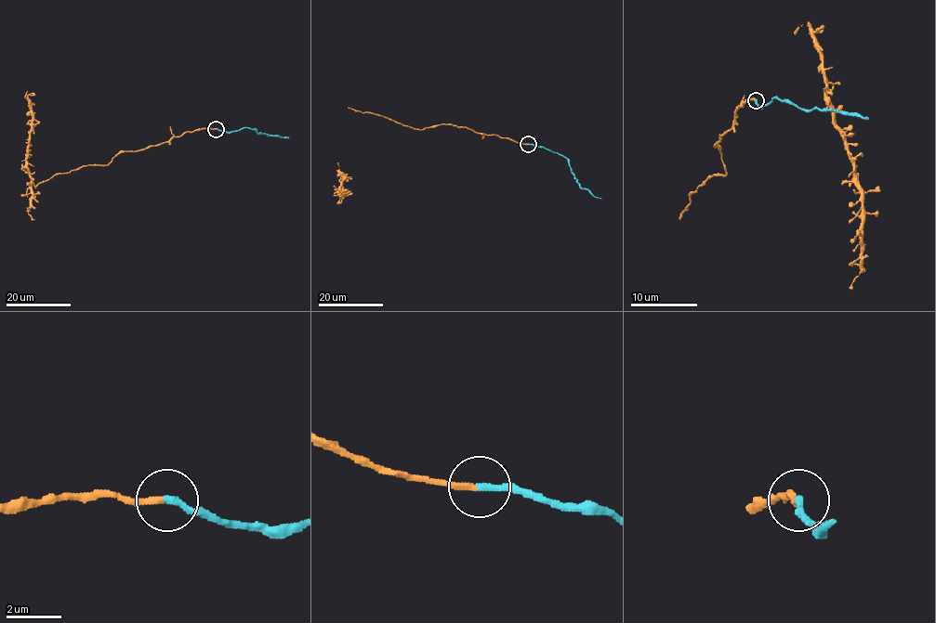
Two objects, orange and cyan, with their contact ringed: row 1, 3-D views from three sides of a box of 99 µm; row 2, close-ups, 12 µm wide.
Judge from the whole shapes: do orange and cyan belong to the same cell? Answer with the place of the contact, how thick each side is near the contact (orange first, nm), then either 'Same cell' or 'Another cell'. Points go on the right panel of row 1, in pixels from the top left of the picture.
Place: (756, 100). Thickness 240 nm (orange) against 260 nm. Same cell

